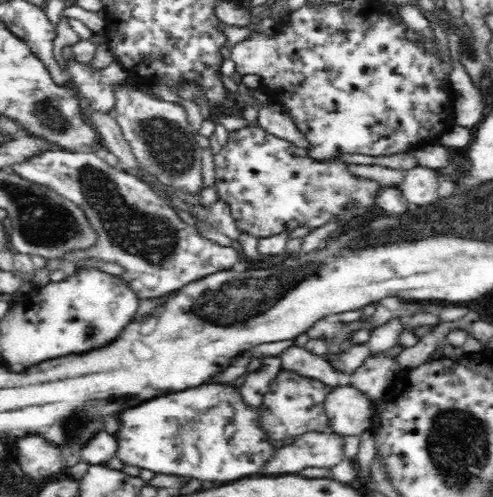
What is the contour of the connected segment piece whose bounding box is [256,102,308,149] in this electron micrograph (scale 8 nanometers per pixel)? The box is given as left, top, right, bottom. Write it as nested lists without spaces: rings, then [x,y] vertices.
[[[272,102],[269,105],[262,106],[258,109],[256,121],[258,121],[258,126],[267,130],[270,134],[282,137],[284,140],[293,141],[294,144],[308,149],[308,140],[296,128],[292,117],[282,106],[273,105]]]

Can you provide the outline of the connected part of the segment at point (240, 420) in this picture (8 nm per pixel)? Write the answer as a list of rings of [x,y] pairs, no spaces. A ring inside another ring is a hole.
[[[202,384],[198,388],[188,388],[182,392],[172,392],[152,400],[142,400],[138,406],[122,408],[118,412],[122,426],[116,432],[118,440],[115,456],[128,466],[146,468],[158,474],[192,476],[198,480],[238,480],[242,476],[258,474],[264,470],[266,462],[277,455],[276,446],[271,444],[272,436],[261,424],[259,411],[242,400],[242,394],[232,384]]]

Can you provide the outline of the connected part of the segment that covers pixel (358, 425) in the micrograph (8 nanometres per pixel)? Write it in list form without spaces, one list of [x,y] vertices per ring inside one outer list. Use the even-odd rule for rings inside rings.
[[[352,384],[336,385],[326,394],[325,411],[330,430],[344,436],[361,435],[370,430],[375,409],[369,396]]]

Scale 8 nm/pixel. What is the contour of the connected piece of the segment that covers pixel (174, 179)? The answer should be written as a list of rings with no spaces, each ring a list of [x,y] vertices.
[[[128,80],[116,82],[113,86],[115,107],[114,117],[128,141],[133,155],[141,169],[153,175],[161,184],[171,187],[170,191],[198,194],[203,188],[202,151],[198,145],[192,126],[186,119],[184,108],[148,96],[146,92],[132,88]]]

